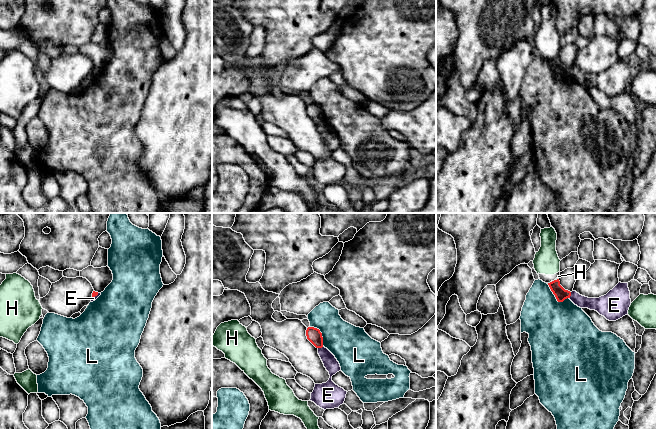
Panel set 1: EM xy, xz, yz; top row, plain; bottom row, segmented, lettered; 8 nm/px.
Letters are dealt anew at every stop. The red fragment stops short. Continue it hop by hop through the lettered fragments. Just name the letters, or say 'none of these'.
none of these

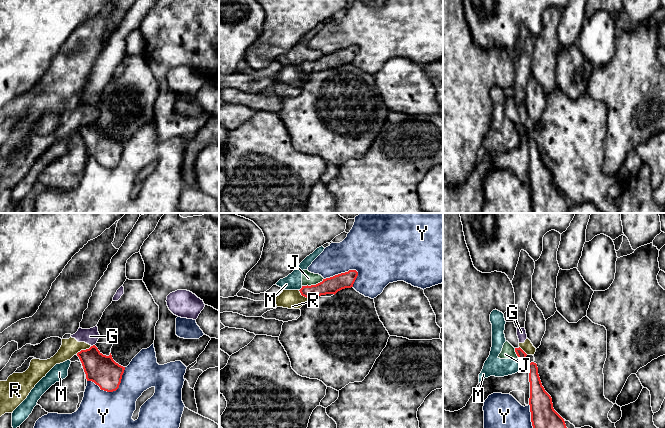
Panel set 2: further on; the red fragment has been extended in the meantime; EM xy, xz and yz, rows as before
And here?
none of these

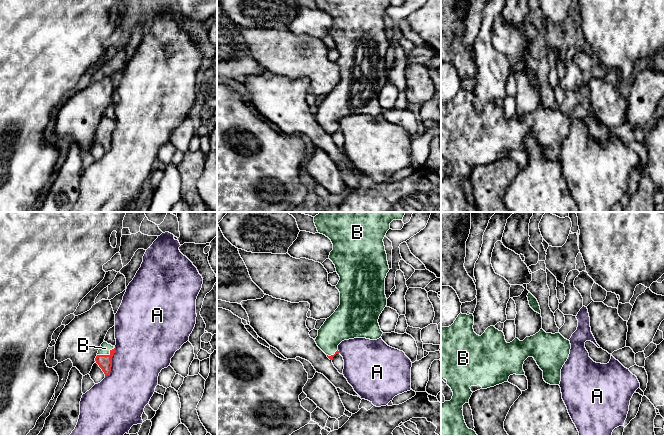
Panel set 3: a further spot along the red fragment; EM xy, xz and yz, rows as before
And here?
B

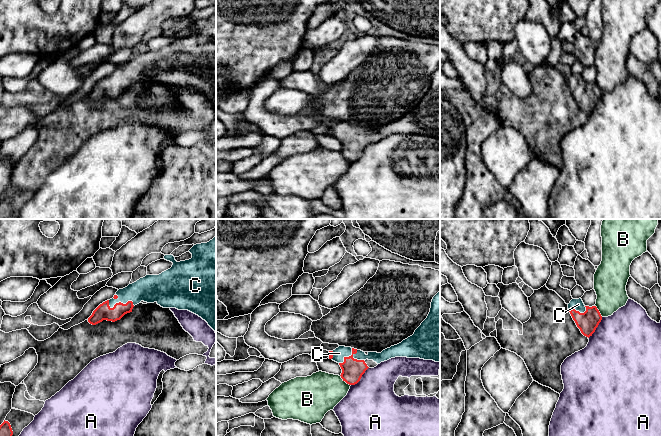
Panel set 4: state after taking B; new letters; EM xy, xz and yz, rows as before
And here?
C

